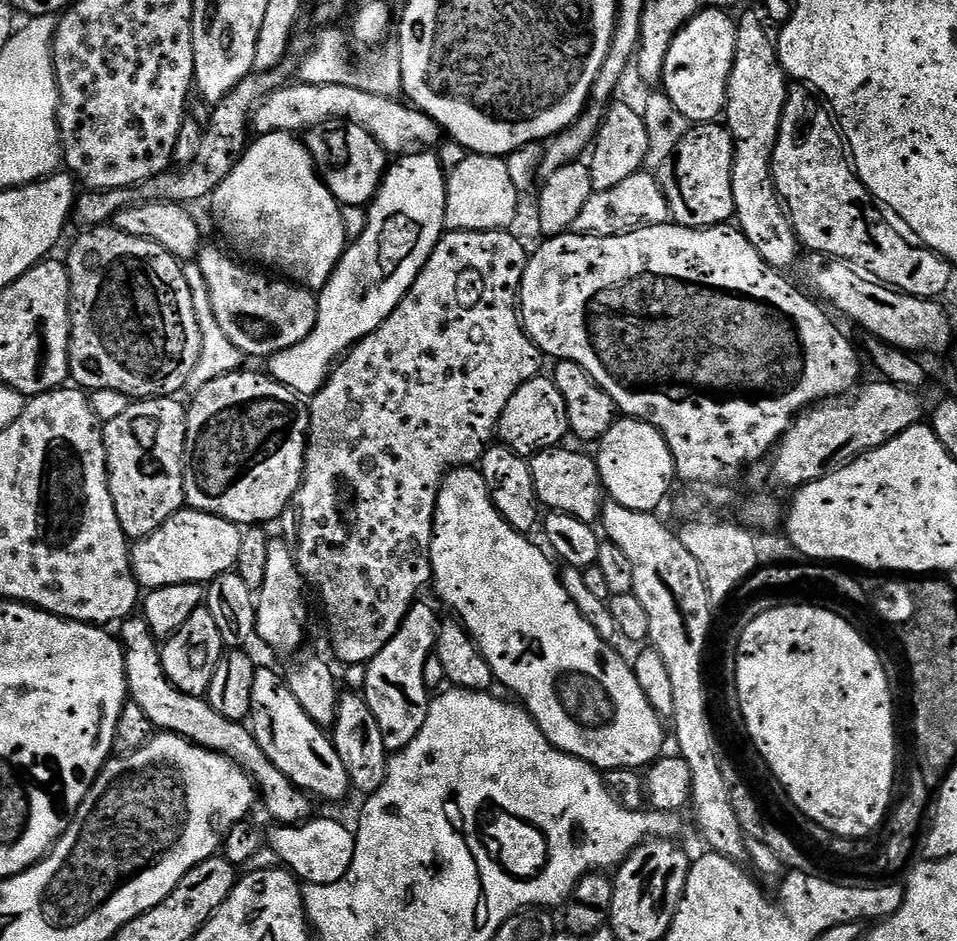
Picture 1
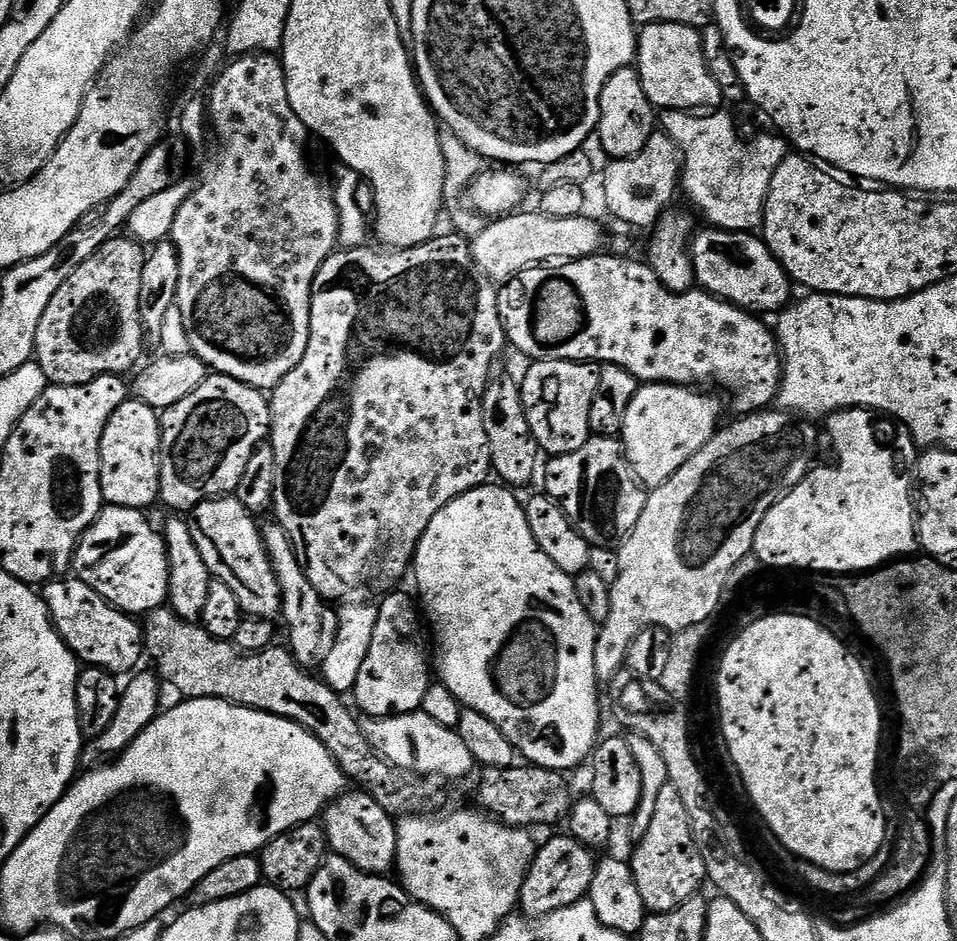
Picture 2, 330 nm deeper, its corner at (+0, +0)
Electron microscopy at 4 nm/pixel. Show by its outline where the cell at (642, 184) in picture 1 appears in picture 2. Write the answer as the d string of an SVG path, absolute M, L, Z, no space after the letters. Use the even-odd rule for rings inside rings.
M539 210L524 211L493 219L485 223L482 234L471 237L474 262L493 282L507 281L528 268L544 266L549 262L581 260L583 256L594 256L601 251L600 243L604 240L601 222L583 215L550 218Z

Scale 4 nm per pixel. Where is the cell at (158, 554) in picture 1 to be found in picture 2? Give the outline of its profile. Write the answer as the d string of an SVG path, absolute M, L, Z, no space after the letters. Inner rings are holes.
M105 506L101 508L98 518L84 531L76 544L76 553L72 556L71 571L75 579L89 584L106 602L133 618L143 617L155 608L168 604L168 587L170 586L170 566L168 565L168 547L161 529L155 528L147 520L145 513L138 508L122 506Z

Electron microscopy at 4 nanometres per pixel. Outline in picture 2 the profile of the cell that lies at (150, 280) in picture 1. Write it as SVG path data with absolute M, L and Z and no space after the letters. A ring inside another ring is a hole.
M117 234L93 256L86 258L86 262L82 262L82 266L78 266L74 274L66 278L66 282L62 282L58 294L50 298L50 306L46 306L46 314L42 314L42 322L38 322L34 353L35 363L46 374L49 385L88 384L99 376L131 373L141 363L140 355L146 350L146 343L143 323L140 321L139 290L145 257L145 245L139 240Z

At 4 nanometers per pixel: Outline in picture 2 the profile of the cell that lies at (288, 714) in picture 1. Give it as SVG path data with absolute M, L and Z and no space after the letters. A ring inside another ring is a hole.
M363 790L345 791L322 813L322 827L329 849L348 859L358 871L371 876L384 876L393 871L396 863L396 825L397 821Z

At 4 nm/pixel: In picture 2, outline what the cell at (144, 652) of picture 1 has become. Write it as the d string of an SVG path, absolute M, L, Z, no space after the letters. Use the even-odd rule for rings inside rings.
M75 578L48 581L43 585L42 595L56 633L64 639L77 660L94 668L105 668L113 674L131 673L137 667L136 659L146 652L144 629L127 612L106 602L89 584Z

